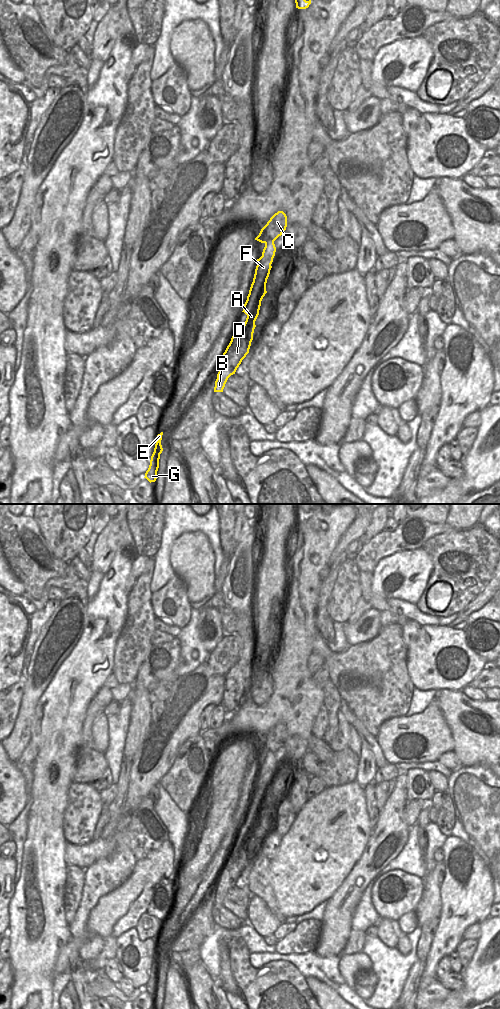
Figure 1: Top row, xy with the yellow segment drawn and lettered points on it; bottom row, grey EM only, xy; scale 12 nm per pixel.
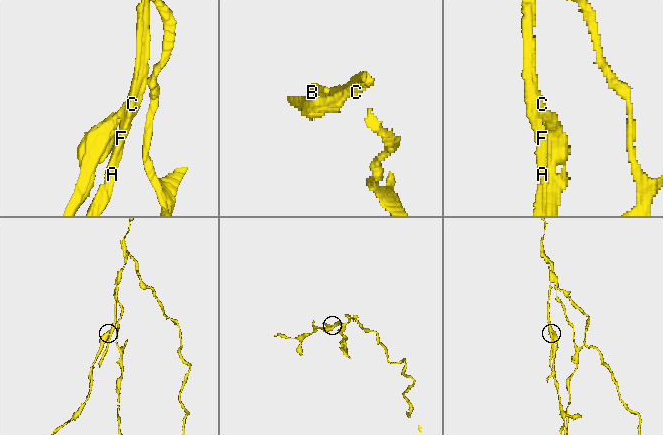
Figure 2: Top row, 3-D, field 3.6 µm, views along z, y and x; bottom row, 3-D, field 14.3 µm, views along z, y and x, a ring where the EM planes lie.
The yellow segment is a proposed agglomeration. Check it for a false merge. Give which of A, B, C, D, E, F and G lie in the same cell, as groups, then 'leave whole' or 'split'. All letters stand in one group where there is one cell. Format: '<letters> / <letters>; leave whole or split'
A B C D F / E G; split

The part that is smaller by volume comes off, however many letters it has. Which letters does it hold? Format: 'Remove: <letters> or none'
Remove: E, G

